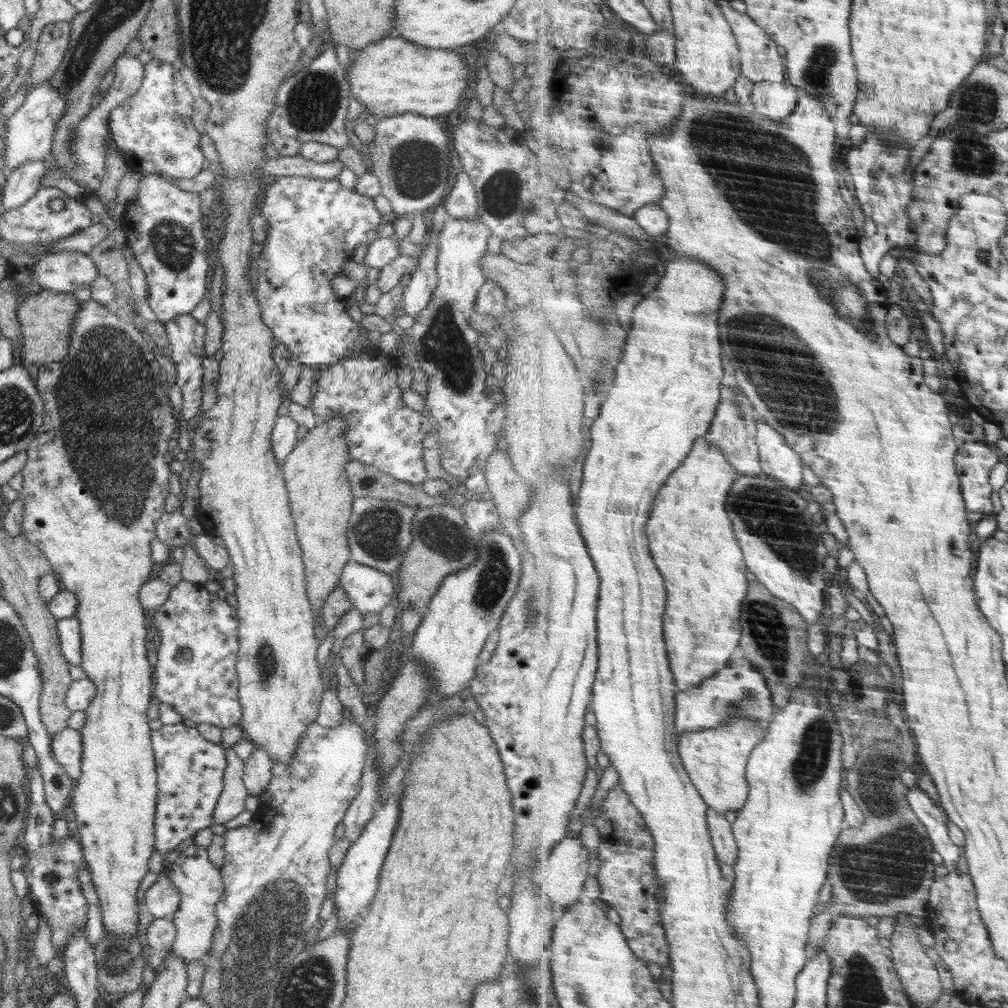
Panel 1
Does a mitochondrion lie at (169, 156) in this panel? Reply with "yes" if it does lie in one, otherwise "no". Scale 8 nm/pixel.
yes

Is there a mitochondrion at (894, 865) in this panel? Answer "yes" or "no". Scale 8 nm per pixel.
yes

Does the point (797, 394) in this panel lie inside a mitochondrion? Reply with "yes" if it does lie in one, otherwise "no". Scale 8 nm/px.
yes

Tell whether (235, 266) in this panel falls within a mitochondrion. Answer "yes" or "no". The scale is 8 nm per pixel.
no

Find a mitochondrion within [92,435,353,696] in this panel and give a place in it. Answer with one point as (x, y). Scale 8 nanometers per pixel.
(266, 653)

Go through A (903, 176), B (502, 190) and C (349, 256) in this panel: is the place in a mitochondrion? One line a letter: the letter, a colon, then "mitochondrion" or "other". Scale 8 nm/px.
A: other
B: mitochondrion
C: other

